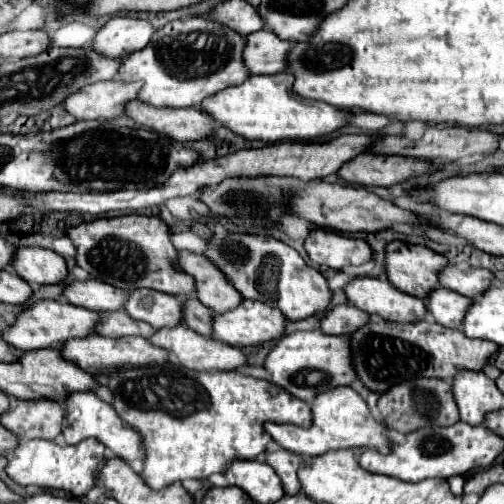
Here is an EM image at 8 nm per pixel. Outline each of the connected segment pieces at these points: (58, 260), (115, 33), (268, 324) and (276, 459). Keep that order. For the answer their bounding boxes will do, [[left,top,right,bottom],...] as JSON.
[[9,247,67,287],[95,17,155,59],[211,299,285,345],[265,449,305,495]]

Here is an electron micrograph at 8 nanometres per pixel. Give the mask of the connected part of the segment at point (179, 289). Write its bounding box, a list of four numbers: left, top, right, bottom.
[67,215,195,297]

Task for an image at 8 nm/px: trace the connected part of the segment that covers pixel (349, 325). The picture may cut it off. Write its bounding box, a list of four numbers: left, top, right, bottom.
[319,305,369,335]

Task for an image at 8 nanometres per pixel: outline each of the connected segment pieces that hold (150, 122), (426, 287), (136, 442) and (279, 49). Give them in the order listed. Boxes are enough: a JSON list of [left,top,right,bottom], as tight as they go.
[[125,99,215,143],[385,241,447,299],[63,391,141,463],[245,31,291,75]]

